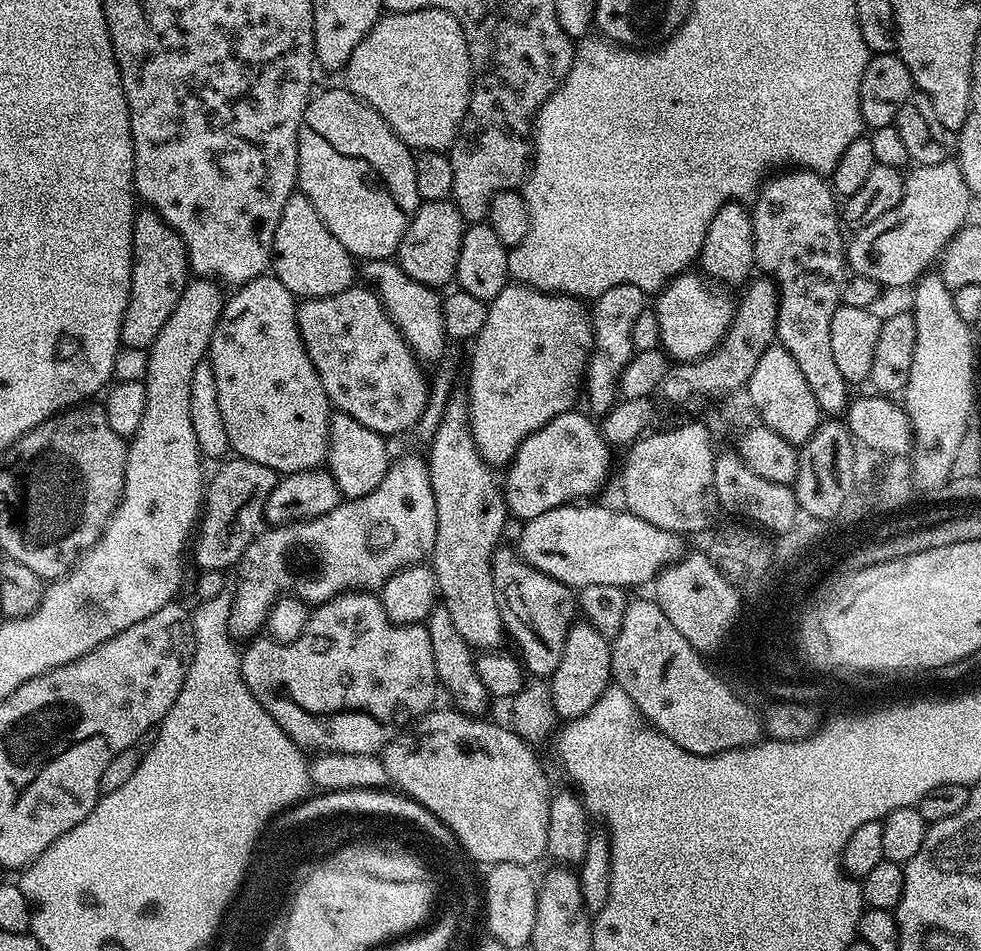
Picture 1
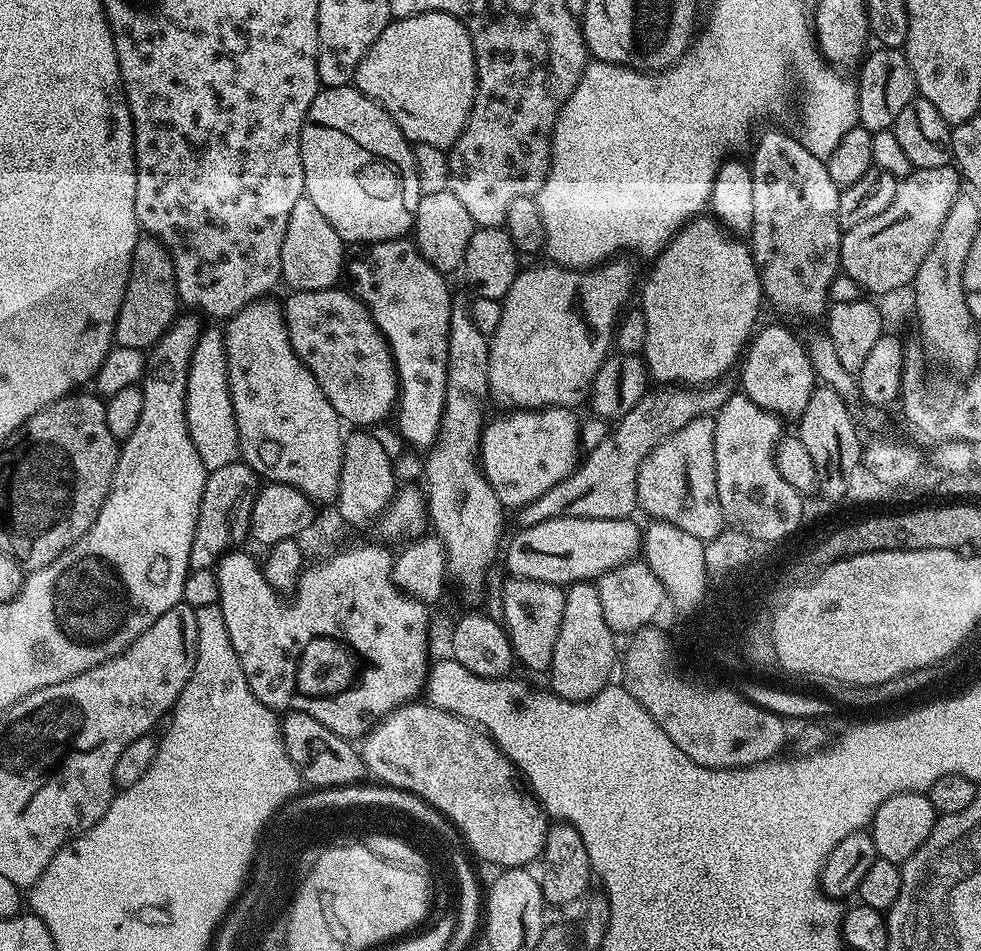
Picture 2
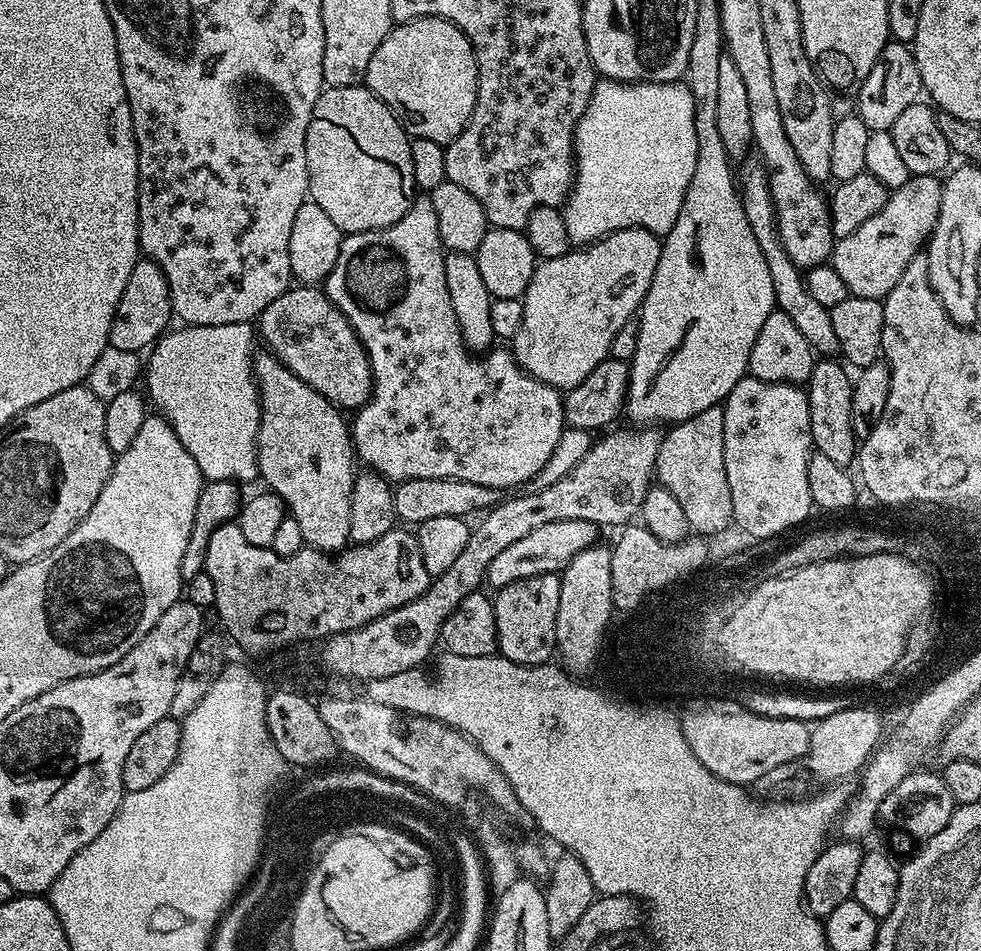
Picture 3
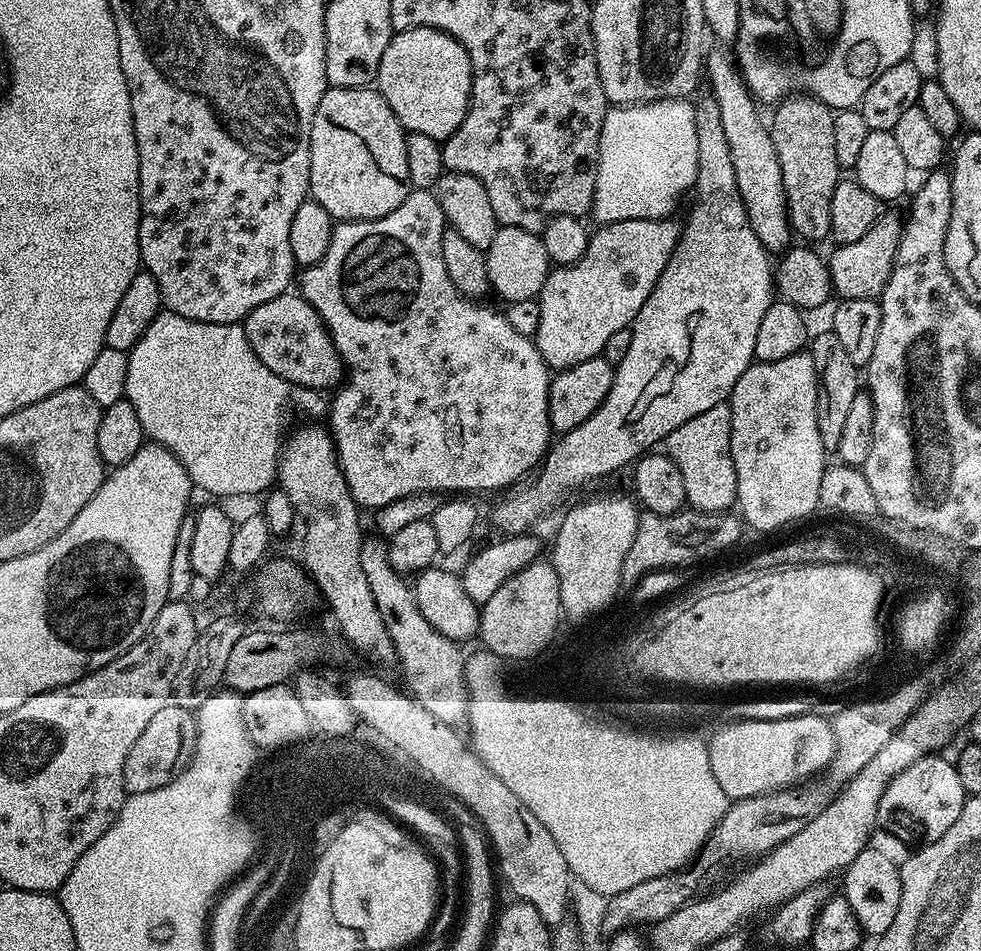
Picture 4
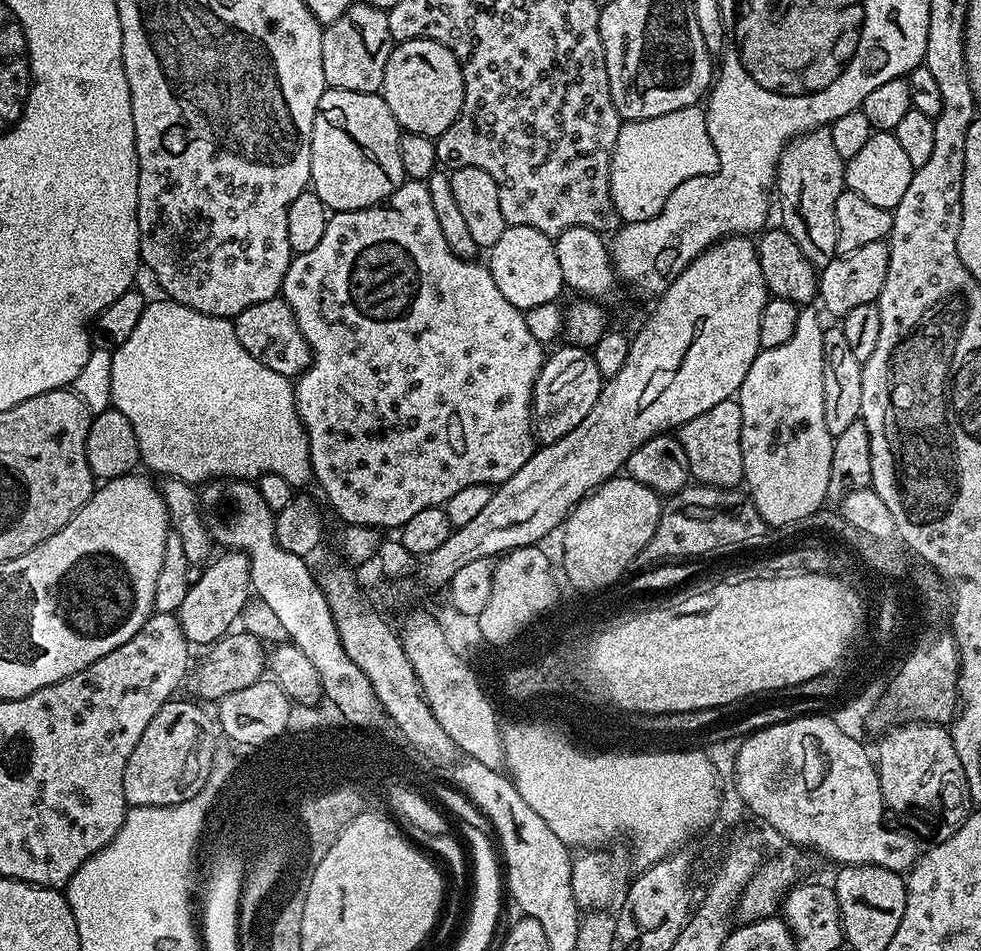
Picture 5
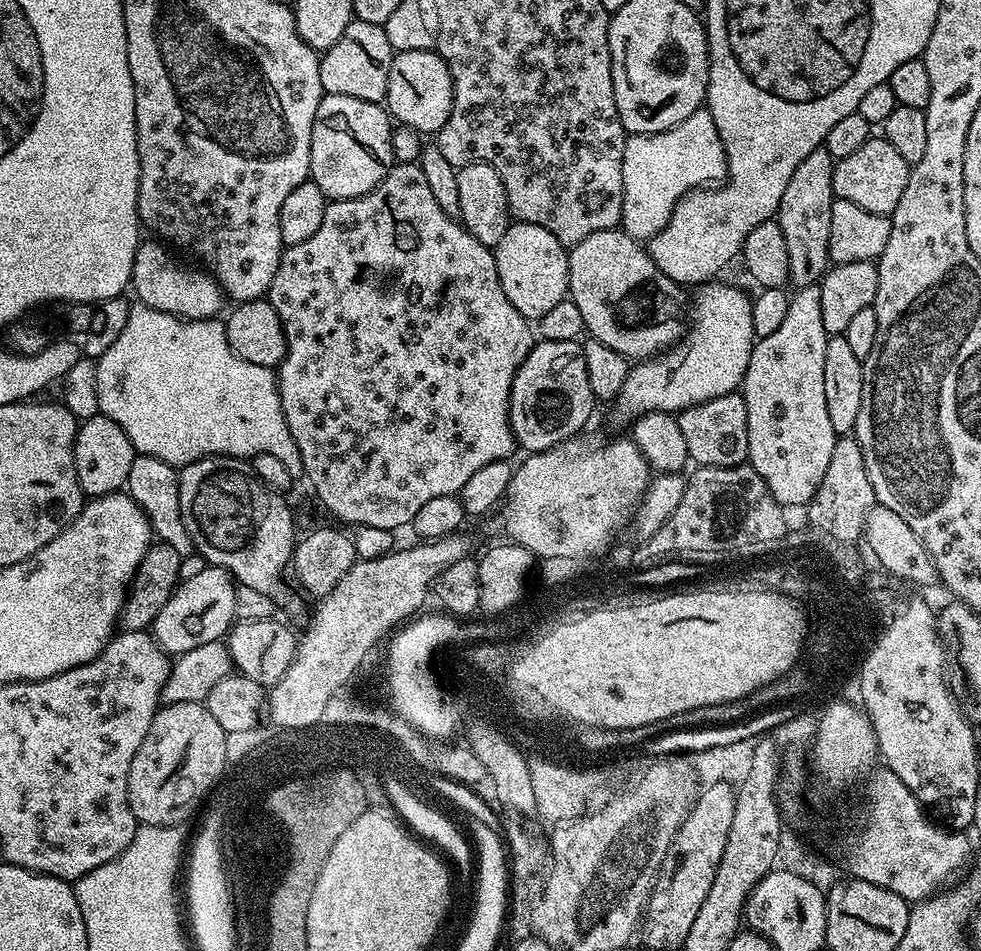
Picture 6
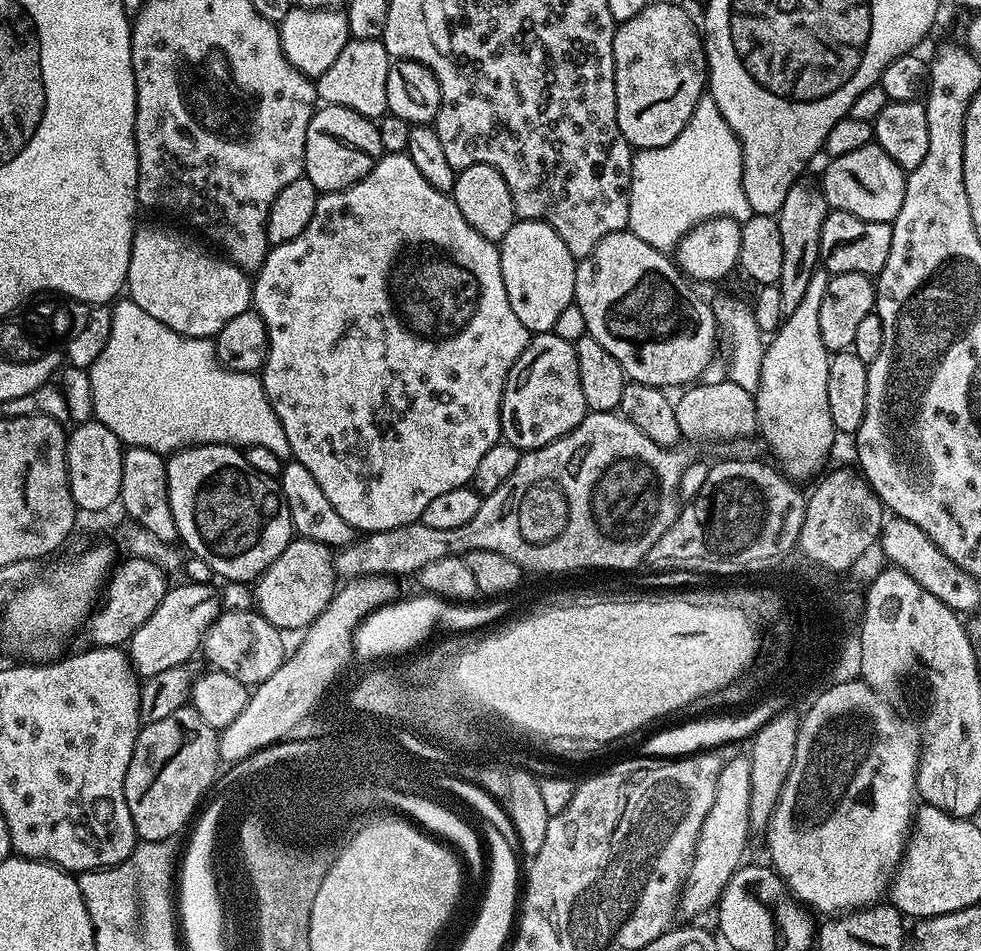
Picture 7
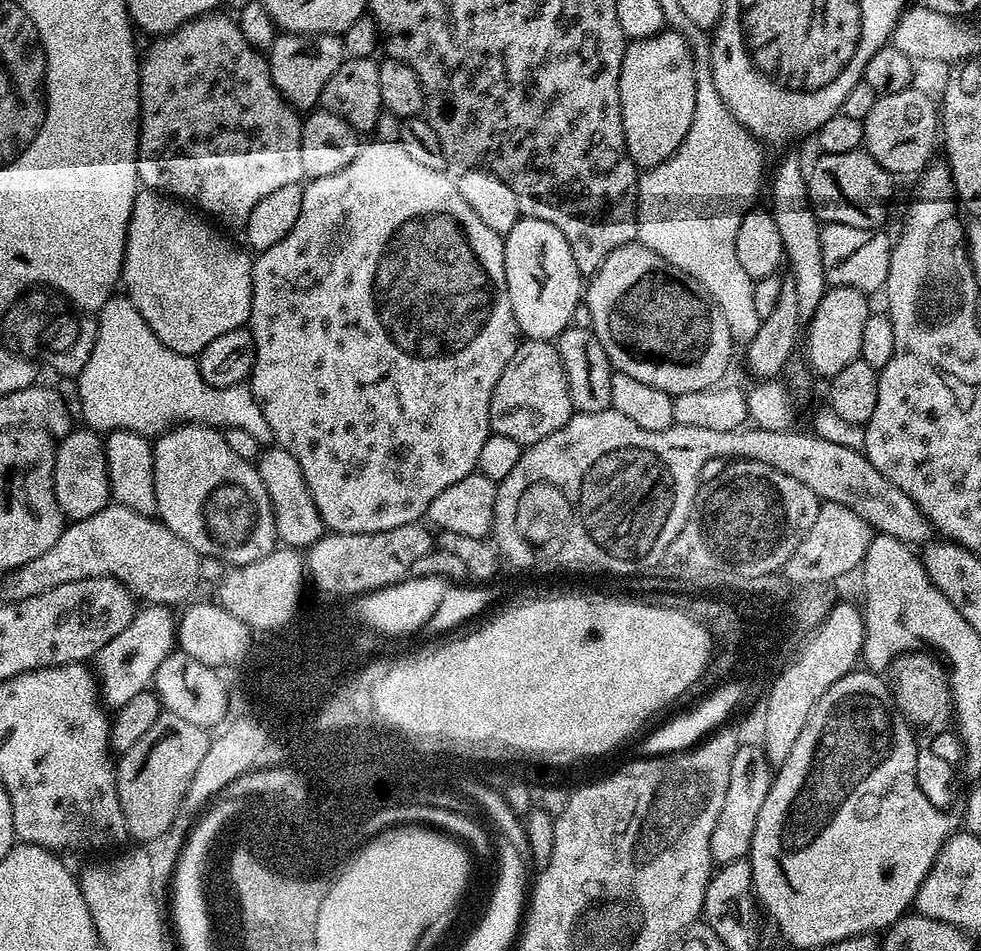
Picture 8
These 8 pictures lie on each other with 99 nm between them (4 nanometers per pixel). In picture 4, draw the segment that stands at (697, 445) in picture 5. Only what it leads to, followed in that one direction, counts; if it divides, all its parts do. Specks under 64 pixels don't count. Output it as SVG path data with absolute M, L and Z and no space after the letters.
M725 402L710 406L710 410L690 418L690 422L682 422L667 438L666 454L682 472L684 499L695 511L726 512L736 504L738 478L730 454L731 425L732 406Z

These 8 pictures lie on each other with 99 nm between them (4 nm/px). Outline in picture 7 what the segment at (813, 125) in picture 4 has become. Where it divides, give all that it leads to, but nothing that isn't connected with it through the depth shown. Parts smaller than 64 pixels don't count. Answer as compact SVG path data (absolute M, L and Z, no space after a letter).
M801 178L794 186L790 186L790 194L786 194L786 202L782 202L782 210L778 214L780 221L780 233L782 234L782 274L780 275L779 290L782 294L782 310L785 314L798 310L798 302L802 302L806 295L806 285L810 278L818 271L820 264L820 235L822 234L822 222L829 214L829 206L823 191L816 188L808 181Z

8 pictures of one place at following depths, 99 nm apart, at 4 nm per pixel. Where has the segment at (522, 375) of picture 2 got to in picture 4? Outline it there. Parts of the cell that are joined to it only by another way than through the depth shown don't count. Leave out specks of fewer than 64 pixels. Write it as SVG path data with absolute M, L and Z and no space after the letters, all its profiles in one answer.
M665 218L662 220L623 220L622 222L614 222L613 224L605 224L597 227L595 231L589 235L588 246L584 251L582 258L573 264L561 264L553 267L549 271L546 282L542 286L540 295L538 297L540 302L540 317L538 318L538 330L534 337L536 341L536 349L542 354L542 358L548 363L549 369L563 370L574 367L578 362L586 362L590 358L601 355L606 341L613 336L613 334L629 327L632 321L636 319L638 310L642 310L642 302L646 302L646 298L650 298L650 290L654 290L654 286L658 282L658 278L662 274L662 270L666 270L666 262L670 262L670 258L676 249L676 243L680 240L679 223L675 224L675 219Z

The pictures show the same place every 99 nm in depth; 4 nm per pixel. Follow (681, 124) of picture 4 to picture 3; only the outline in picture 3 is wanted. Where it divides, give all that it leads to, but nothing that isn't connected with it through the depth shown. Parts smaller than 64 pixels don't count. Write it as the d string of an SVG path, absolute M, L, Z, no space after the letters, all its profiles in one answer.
M601 79L576 127L576 179L562 208L569 241L576 246L593 244L623 228L645 228L657 234L668 232L678 218L682 198L690 186L697 154L694 98L687 84L621 84L618 80Z

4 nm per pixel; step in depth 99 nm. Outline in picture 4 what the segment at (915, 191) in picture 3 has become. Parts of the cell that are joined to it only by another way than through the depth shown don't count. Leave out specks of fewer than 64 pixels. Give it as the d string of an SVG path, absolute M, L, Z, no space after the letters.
M892 210L885 211L884 215L878 218L878 222L874 222L874 226L866 230L865 236L858 238L858 242L839 245L835 249L837 252L827 257L832 291L840 300L874 300L884 293L890 270L894 266L894 254L898 254L901 227L901 217L896 217Z

